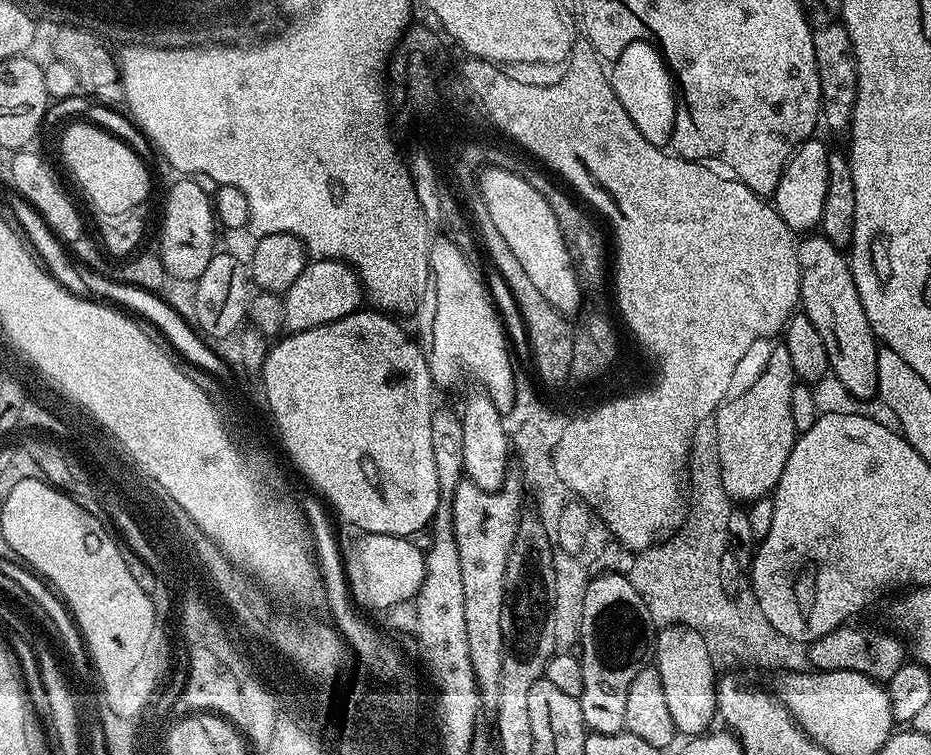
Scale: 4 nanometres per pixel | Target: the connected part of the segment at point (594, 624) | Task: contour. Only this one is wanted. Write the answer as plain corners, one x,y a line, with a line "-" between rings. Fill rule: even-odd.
607,571
591,577
586,586
585,602
582,605
582,622
578,645
578,659
582,670
582,690
579,694
580,709
584,724
589,732
598,734
618,734
625,731
626,698
630,694
630,682
638,678
638,674
650,660
654,648
654,636
648,628
653,627
652,615
637,590
628,581
627,575

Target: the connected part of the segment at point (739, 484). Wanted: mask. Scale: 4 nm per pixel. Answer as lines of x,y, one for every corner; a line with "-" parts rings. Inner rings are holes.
776,346
764,373
745,390
741,396
733,395
725,399
716,409
716,433
718,434
718,458
722,482
729,497
733,501
748,500
755,502
761,497
775,493
778,478
782,478
782,470
786,466
786,458
790,458
790,450
796,445
797,431
794,418
790,418
790,394
794,377
790,366
790,354
782,346

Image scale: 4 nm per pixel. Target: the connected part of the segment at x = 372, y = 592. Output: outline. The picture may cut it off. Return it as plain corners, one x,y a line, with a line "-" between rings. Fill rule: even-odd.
369,532
357,537
349,548
347,545
342,556
344,575
348,577
348,591
361,609
369,613
387,613
398,602
406,602
406,598
410,598
422,586
425,553
420,552
407,536

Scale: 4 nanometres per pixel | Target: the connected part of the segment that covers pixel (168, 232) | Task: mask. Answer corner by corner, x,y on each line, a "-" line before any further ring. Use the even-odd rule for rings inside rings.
180,178
164,200
164,225
160,228
158,255
166,270
180,282
196,281
217,251
216,232
218,221
213,201
201,191
193,178

